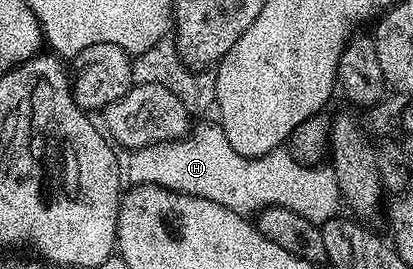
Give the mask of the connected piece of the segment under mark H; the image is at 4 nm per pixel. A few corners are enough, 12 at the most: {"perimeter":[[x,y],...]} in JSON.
{"perimeter":[[223,127],[129,154],[127,182],[245,217],[341,214],[331,166],[240,155]]}

